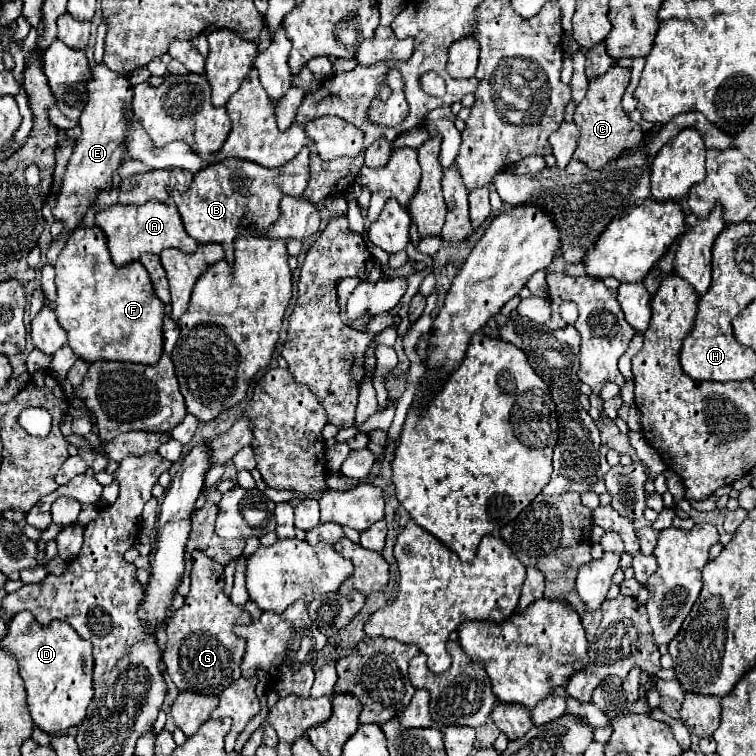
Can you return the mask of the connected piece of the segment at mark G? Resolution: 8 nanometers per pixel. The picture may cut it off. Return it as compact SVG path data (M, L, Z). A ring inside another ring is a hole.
M202 550L192 552L192 572L190 572L190 592L184 600L184 606L178 610L172 610L168 622L166 622L166 648L162 652L162 660L166 654L174 654L180 658L178 666L166 666L168 676L178 686L178 690L198 692L198 694L220 694L224 688L228 688L234 680L240 676L240 664L242 656L246 652L246 640L234 634L234 624L246 624L250 622L250 612L246 612L242 606L236 606L230 596L224 592L224 566L212 558L208 558Z

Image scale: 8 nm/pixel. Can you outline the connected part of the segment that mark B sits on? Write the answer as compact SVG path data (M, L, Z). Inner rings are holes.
M304 146L294 160L286 162L282 168L262 168L248 160L222 160L206 166L194 174L194 180L184 194L172 194L186 232L196 238L196 242L230 244L236 238L236 224L242 218L256 222L256 228L262 232L268 230L268 226L278 218L280 198L284 194L302 196L308 176L308 156L310 148ZM238 172L240 178L234 178Z

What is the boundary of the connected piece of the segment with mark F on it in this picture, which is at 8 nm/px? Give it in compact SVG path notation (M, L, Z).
M78 226L66 246L62 248L56 260L56 312L58 322L68 332L68 346L76 352L78 358L86 362L94 360L118 360L118 362L138 362L138 364L154 364L162 356L162 318L164 304L160 304L158 296L154 296L153 284L146 268L140 262L130 262L124 266L116 266L112 262L106 236L100 228L82 230Z

